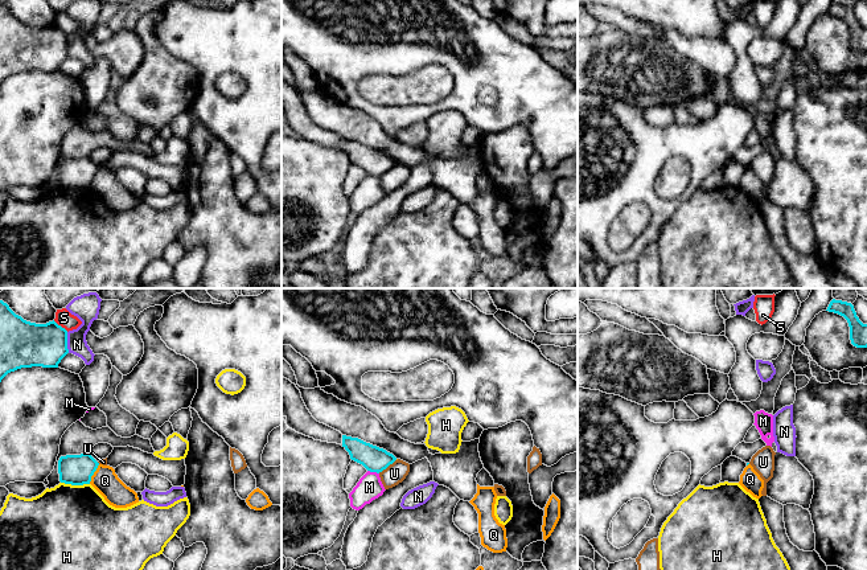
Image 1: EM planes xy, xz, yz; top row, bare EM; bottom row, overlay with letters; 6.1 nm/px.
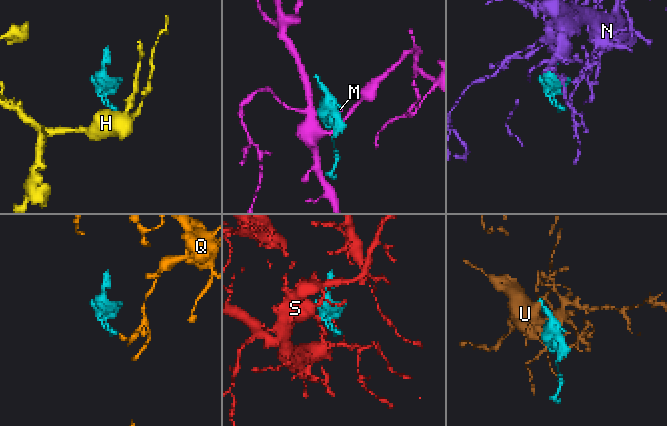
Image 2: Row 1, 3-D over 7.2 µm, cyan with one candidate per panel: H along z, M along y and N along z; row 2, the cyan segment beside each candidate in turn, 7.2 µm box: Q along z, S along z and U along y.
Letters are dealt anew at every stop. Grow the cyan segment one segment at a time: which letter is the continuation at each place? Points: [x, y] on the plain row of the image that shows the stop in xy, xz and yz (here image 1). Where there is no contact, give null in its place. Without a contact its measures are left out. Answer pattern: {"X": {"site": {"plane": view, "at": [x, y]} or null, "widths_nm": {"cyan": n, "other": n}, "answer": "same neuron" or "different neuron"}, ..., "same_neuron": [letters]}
{"H": {"site": {"plane": "xy", "at": [75, 188]}, "widths_nm": {"cyan": 190, "other": 500}, "answer": "different neuron"}, "M": {"site": {"plane": "xz", "at": [373, 175]}, "widths_nm": {"cyan": 160, "other": 150}, "answer": "different neuron"}, "N": {"site": {"plane": "xy", "at": [66, 46]}, "widths_nm": {"cyan": 280, "other": 160}, "answer": "different neuron"}, "Q": {"site": {"plane": "xy", "at": [93, 177]}, "widths_nm": {"cyan": 190, "other": 160}, "answer": "different neuron"}, "S": {"site": {"plane": "xy", "at": [60, 29]}, "widths_nm": {"cyan": 280, "other": 100}, "answer": "different neuron"}, "U": {"site": {"plane": "xz", "at": [386, 171]}, "widths_nm": {"cyan": 160, "other": 120}, "answer": "different neuron"}, "same_neuron": []}

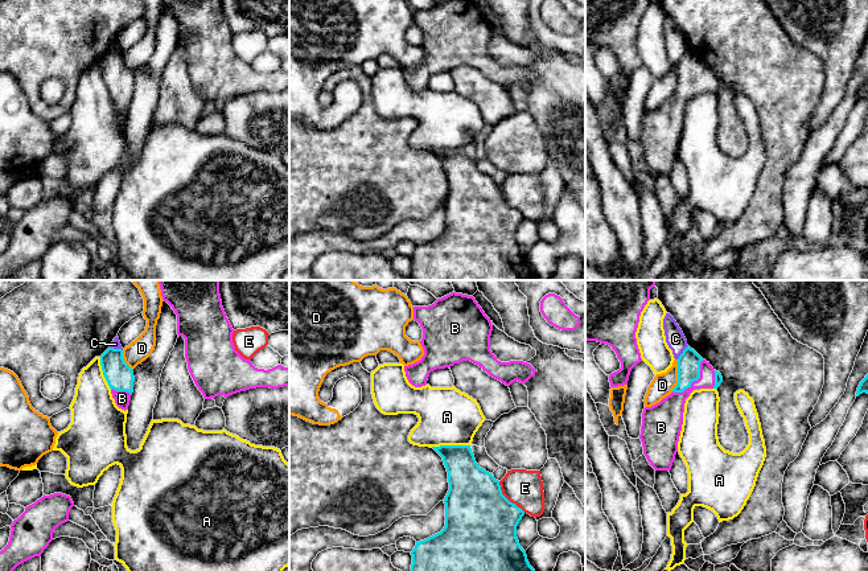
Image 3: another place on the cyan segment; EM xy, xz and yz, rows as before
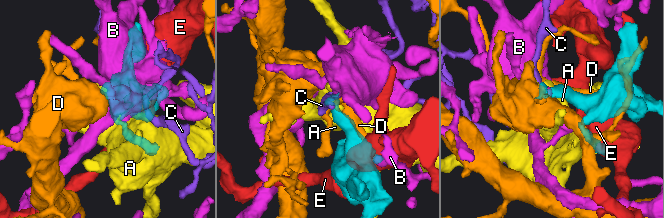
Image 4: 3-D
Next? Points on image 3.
{"A": {"site": {"plane": "xz", "at": [449, 150]}, "widths_nm": {"cyan": 220, "other": 360}, "answer": "different neuron"}, "B": {"site": {"plane": "yz", "at": [695, 83]}, "widths_nm": {"cyan": 140, "other": 170}, "answer": "same neuron"}, "C": {"site": {"plane": "yz", "at": [683, 56]}, "widths_nm": {"cyan": 140, "other": 120}, "answer": "different neuron"}, "D": {"site": {"plane": "yz", "at": [678, 79]}, "widths_nm": {"cyan": 140, "other": 140}, "answer": "different neuron"}, "E": {"site": {"plane": "xz", "at": [506, 202]}, "widths_nm": {"cyan": 440, "other": 220}, "answer": "different neuron"}, "same_neuron": ["B"]}

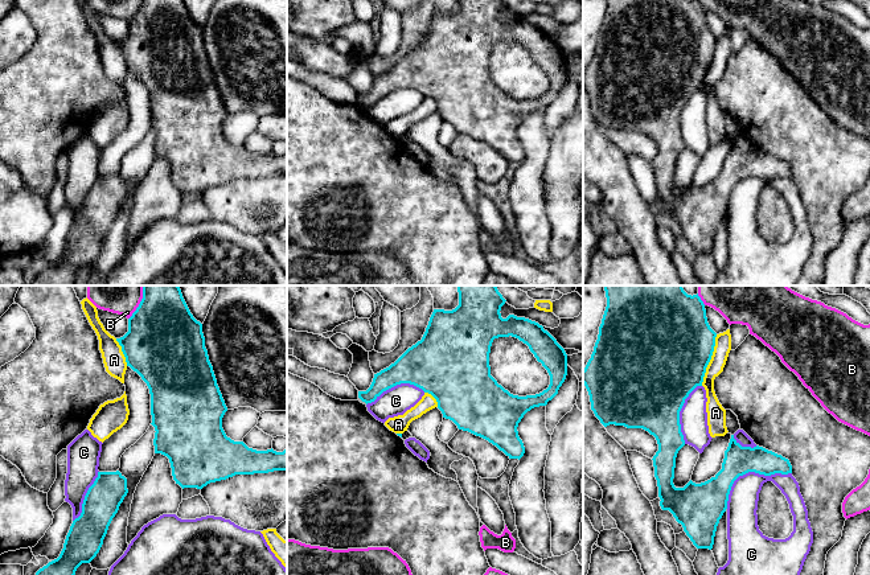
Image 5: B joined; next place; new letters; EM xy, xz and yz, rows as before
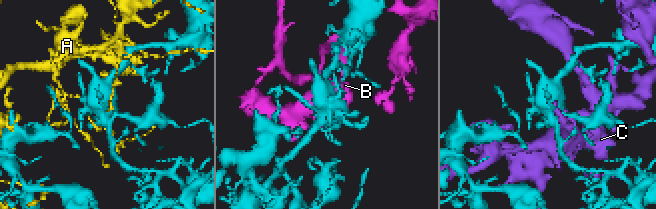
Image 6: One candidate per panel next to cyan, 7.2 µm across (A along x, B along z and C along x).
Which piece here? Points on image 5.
{"A": {"site": {"plane": "yz", "at": [710, 62]}, "widths_nm": {"cyan": 500, "other": 100}, "answer": "different neuron"}, "B": {"site": {"plane": "xy", "at": [136, 12]}, "widths_nm": {"cyan": 440, "other": 120}, "answer": "different neuron"}, "C": {"site": {"plane": "yz", "at": [749, 175]}, "widths_nm": {"cyan": 180, "other": 190}, "answer": "different neuron"}, "same_neuron": []}

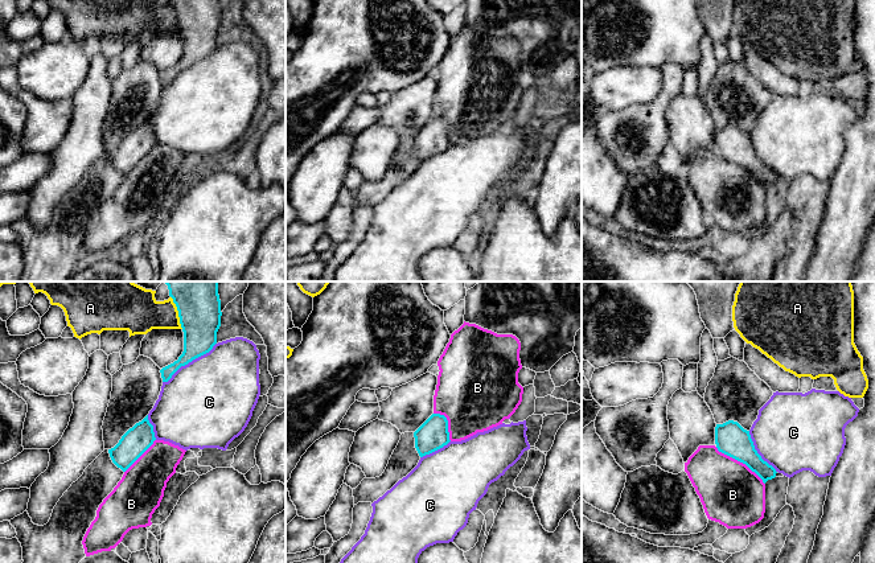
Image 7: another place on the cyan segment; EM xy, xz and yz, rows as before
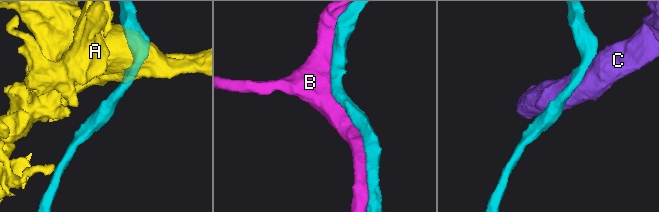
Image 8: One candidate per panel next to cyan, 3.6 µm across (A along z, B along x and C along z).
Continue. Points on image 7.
{"A": {"site": {"plane": "xy", "at": [179, 16]}, "widths_nm": {"cyan": 260, "other": 240}, "answer": "different neuron"}, "B": {"site": {"plane": "yz", "at": [740, 165]}, "widths_nm": {"cyan": 200, "other": 380}, "answer": "same neuron"}, "C": {"site": {"plane": "xy", "at": [189, 65]}, "widths_nm": {"cyan": 240, "other": 480}, "answer": "different neuron"}, "same_neuron": ["B"]}

